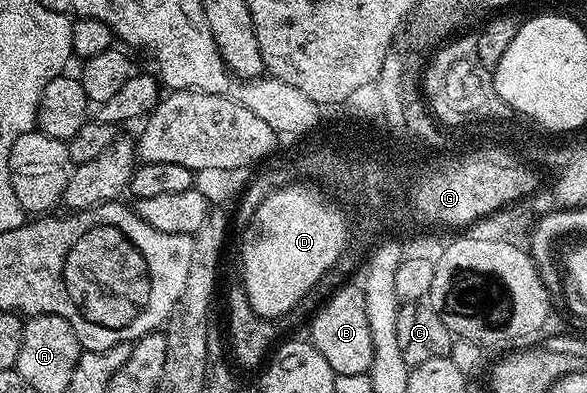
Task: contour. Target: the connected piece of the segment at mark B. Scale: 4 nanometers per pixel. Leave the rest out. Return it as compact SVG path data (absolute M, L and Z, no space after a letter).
M344 284L339 287L316 312L310 315L311 345L329 360L329 368L336 374L357 376L367 374L373 364L373 336L369 333L369 316L365 316L365 296L362 285Z

